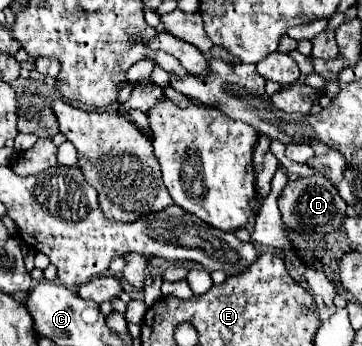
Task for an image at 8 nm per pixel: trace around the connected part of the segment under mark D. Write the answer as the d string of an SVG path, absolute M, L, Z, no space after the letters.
M324 176L300 178L288 182L278 198L278 208L282 212L284 224L300 234L320 234L320 236L330 234L338 230L346 218L346 202L340 198L336 186Z

